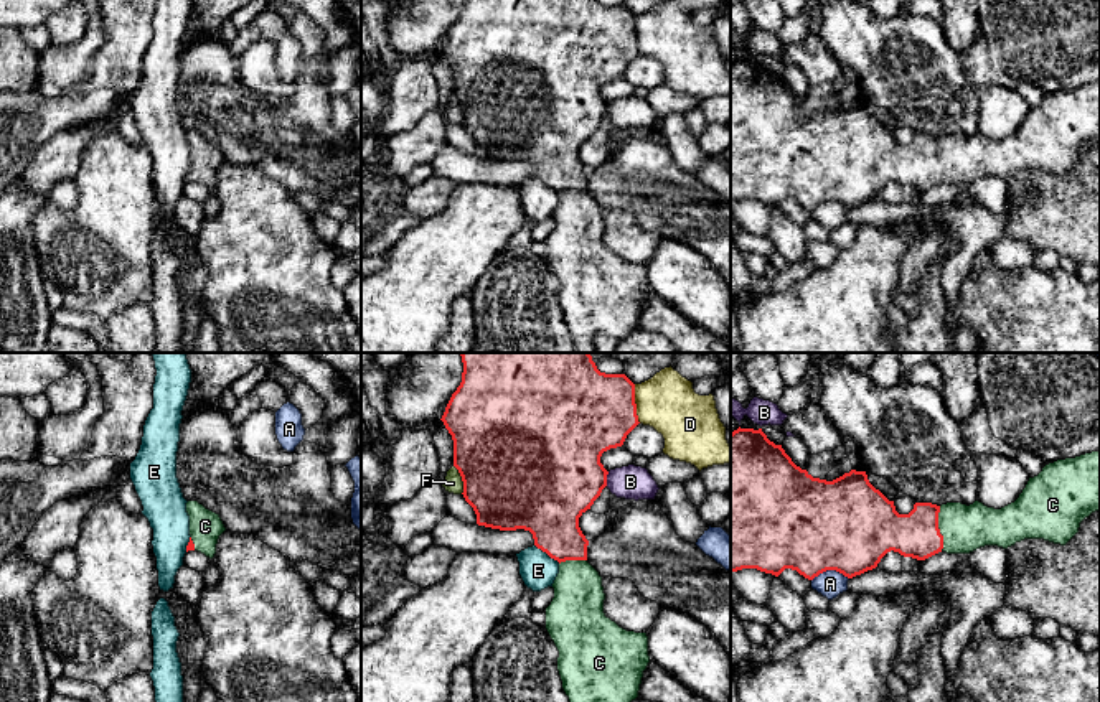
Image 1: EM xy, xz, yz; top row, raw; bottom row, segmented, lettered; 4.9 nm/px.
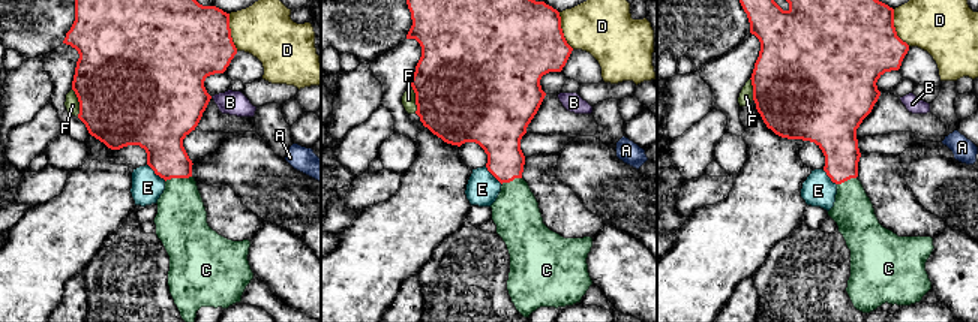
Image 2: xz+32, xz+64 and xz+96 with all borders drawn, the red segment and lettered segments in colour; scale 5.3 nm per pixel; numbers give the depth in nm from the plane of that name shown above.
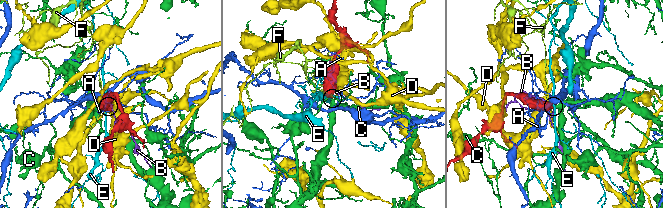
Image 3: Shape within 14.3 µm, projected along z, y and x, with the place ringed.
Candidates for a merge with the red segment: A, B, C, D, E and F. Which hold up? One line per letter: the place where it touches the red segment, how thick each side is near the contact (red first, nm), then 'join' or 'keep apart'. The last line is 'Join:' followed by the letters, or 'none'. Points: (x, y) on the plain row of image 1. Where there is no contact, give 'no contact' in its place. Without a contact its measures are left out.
A: yz (830, 200) | 460/140 nm | keep apart
B: xz (606, 109) | 460/160 nm | keep apart
C: yz (937, 159) | 220/220 nm | join
D: xz (635, 35) | 420/280 nm | keep apart
E: xz (548, 185) | 340/180 nm | keep apart
F: xz (462, 111) | 500/90 nm | keep apart
Join: C

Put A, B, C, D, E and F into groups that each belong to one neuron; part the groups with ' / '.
A / B / C / D / E / F

